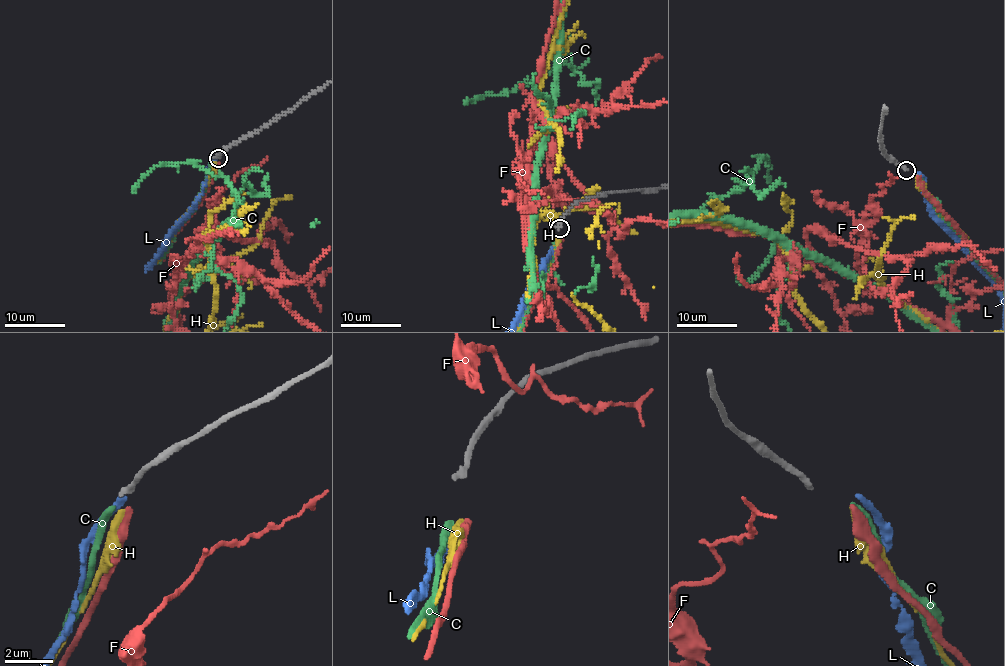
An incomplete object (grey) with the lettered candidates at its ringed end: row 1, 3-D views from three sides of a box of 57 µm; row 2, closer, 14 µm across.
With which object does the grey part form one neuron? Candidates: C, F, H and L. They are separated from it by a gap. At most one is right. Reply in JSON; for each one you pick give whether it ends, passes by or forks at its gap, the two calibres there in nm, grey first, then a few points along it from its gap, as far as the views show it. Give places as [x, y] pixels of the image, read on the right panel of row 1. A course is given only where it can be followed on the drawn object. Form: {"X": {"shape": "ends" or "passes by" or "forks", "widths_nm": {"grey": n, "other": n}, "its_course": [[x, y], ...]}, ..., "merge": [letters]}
{"merge": []}

